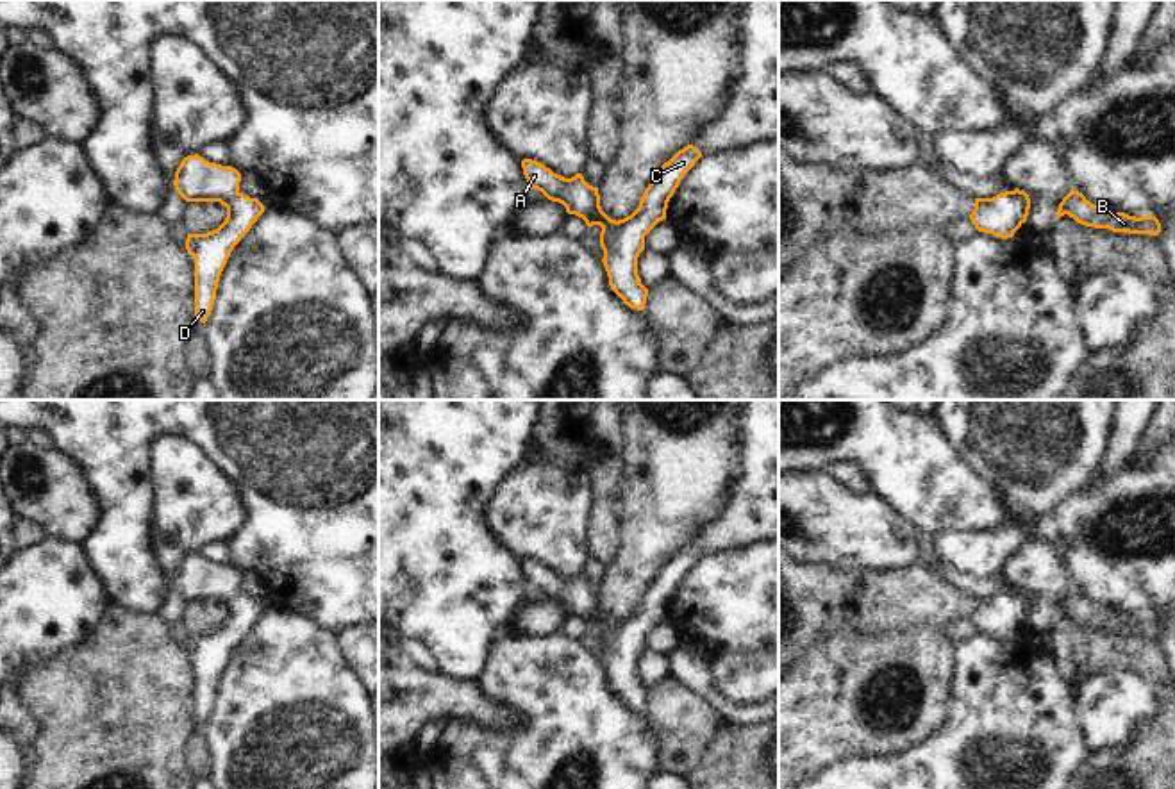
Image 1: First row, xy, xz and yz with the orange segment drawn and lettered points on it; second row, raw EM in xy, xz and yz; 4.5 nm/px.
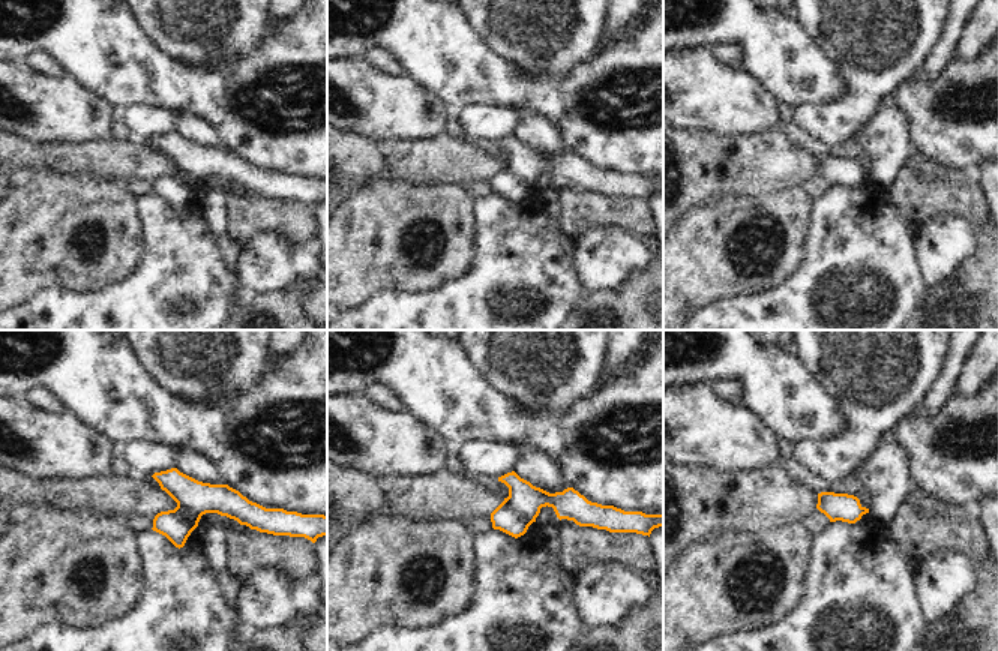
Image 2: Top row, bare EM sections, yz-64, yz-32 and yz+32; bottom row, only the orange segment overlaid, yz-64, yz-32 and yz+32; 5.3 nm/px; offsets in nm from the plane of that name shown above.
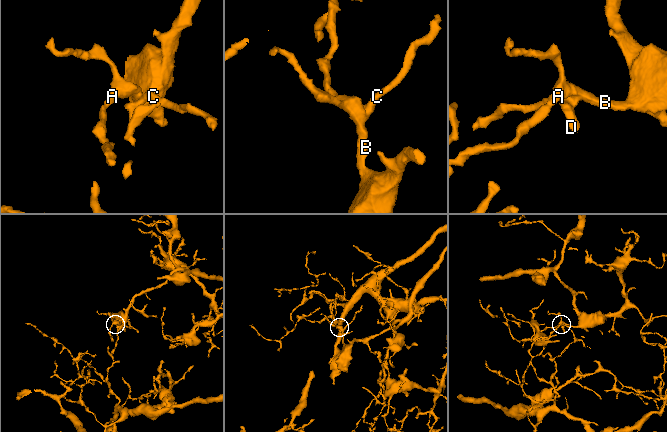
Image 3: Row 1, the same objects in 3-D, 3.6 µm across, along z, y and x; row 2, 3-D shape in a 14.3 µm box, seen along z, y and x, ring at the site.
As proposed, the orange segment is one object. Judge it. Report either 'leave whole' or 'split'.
leave whole

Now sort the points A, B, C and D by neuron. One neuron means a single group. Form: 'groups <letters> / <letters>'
groups A B C D

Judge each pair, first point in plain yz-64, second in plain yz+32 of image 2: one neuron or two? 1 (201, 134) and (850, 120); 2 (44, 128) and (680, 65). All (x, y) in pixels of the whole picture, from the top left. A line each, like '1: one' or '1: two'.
1: two
2: one

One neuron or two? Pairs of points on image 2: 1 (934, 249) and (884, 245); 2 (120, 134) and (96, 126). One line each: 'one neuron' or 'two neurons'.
1: two neurons
2: two neurons

